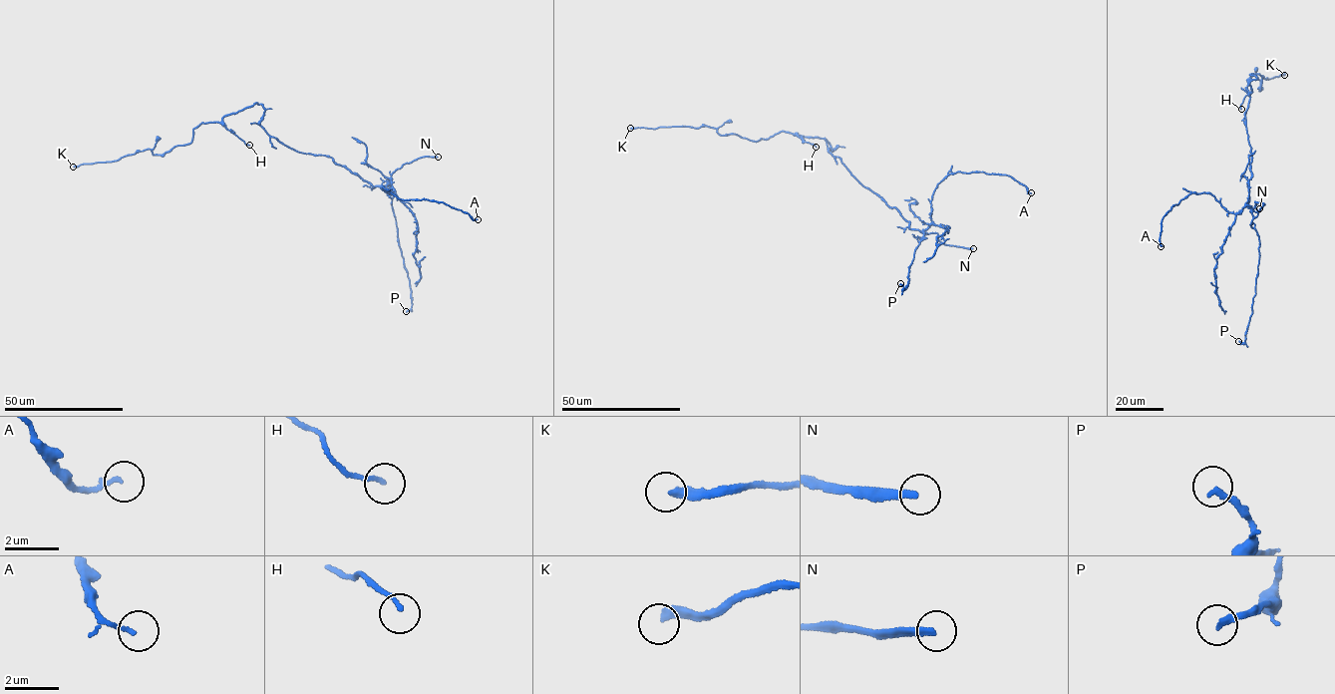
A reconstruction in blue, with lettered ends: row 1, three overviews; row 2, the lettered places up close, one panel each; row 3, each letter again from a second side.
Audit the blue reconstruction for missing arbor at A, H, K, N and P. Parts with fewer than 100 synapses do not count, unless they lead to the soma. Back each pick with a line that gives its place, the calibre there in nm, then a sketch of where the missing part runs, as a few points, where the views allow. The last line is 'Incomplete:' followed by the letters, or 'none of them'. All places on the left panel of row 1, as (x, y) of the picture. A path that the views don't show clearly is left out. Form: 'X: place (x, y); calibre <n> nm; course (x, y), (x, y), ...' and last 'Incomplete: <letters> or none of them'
K: place (73, 167); calibre 320 nm
N: place (438, 157); calibre 240 nm; course (438, 157), (482, 172), (489, 182), (496, 185), (510, 186), (519, 179)
Incomplete: K, N

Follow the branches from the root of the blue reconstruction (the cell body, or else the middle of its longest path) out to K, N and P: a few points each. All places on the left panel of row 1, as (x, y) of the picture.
K: (289, 148), (259, 125), (265, 109), (256, 103), (202, 123), (190, 143), (162, 155), (146, 149), (73, 167)
N: (289, 148), (331, 158), (374, 187), (390, 187), (391, 174), (405, 164), (438, 157)
P: (289, 148), (331, 158), (373, 186), (389, 184), (394, 190), (391, 206), (411, 291), (412, 307), (406, 311)

